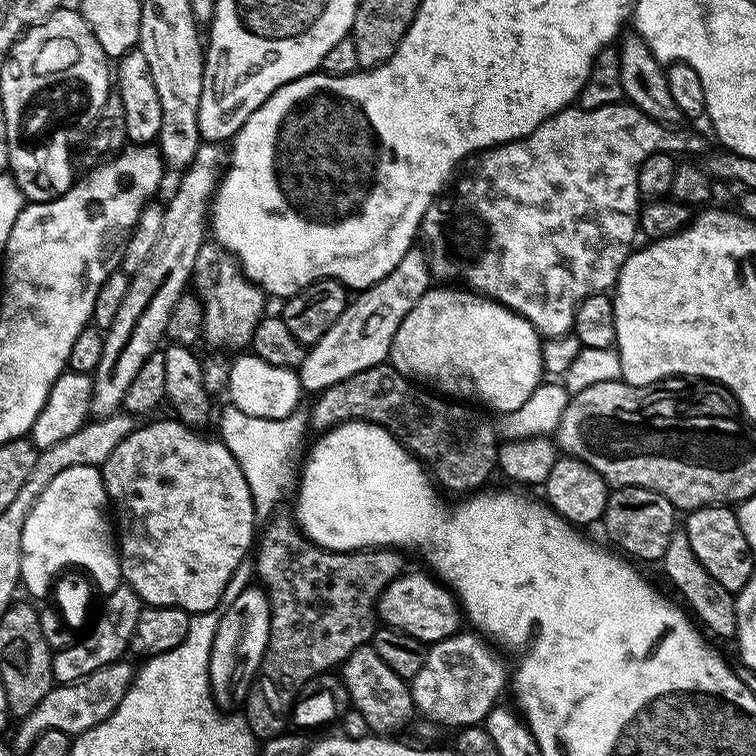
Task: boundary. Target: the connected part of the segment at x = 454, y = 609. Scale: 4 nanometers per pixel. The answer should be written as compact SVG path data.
M405 570L393 578L390 586L386 586L378 598L376 614L383 627L410 634L410 638L418 638L426 646L431 646L461 631L462 613L452 591L435 576L424 572Z

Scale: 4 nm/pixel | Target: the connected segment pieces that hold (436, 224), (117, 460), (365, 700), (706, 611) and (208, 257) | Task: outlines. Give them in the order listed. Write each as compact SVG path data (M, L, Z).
M627 102L598 106L597 108L566 107L558 114L543 120L523 140L512 140L508 144L498 144L494 148L481 151L475 157L475 160L477 159L476 165L456 185L453 183L447 191L432 201L424 214L418 231L422 237L423 247L426 249L431 275L440 282L459 282L471 291L487 296L489 300L496 300L499 304L505 304L519 316L530 321L541 337L565 336L572 332L572 323L578 305L594 294L608 292L615 285L622 266L634 251L642 207L642 197L638 190L638 170L642 166L642 162L646 162L646 158L650 158L650 154L655 152L671 152L673 154L702 152L704 154L709 151L709 148L706 137L688 136L684 126L669 126L662 122L654 122L654 118L642 114L642 110L638 110L633 104Z
M171 419L156 420L153 424L142 425L141 428L140 425L133 427L132 433L122 442L118 442L118 446L114 446L114 454L110 454L110 458L106 458L106 462L102 465L104 485L108 491L111 507L114 509L114 524L118 529L120 575L123 583L127 587L133 588L138 594L140 601L145 605L174 606L189 614L211 612L221 607L224 591L226 590L226 582L230 582L234 570L238 570L238 566L245 563L247 556L244 555L247 552L249 555L253 551L254 541L258 536L256 507L252 501L250 486L246 486L246 474L242 474L242 466L238 466L234 454L230 454L230 450L224 444L224 441L219 438L211 440L210 437L203 436L200 433L203 431L189 426L179 419Z
M371 643L363 644L360 648L356 648L345 658L342 665L342 679L348 698L353 709L360 711L360 716L369 724L371 731L376 734L396 734L399 728L404 728L408 724L408 719L414 716L412 707L412 689L409 681L403 680L398 674L394 674L394 670L390 670L390 666L386 666L386 662L382 662L382 658L378 658L378 650L372 648Z
M678 530L674 534L670 534L670 543L666 546L666 554L662 561L662 567L664 567L665 574L668 575L669 582L676 587L677 594L675 593L675 595L683 601L687 611L691 613L705 629L708 627L716 636L735 637L735 595L728 592L726 586L719 584L706 570L706 566L702 566L702 562L698 562L698 554L694 554L694 550L690 547L690 538L688 537L687 531Z
M205 242L202 250L198 250L198 262L192 271L190 284L202 302L202 314L204 315L203 343L205 345L208 343L212 348L247 349L252 342L254 326L258 326L258 322L266 314L266 308L264 308L266 294L253 280L246 278L246 274L236 262L236 257L215 242Z

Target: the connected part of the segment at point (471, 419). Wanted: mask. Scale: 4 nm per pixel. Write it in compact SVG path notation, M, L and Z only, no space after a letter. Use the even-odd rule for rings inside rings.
M391 363L351 374L313 400L316 401L310 407L310 424L313 429L317 428L317 433L323 434L348 420L367 420L382 426L430 469L431 479L445 493L471 494L483 489L489 483L488 475L497 471L497 425L491 424L482 413L468 408L472 406L467 403L425 390L419 383L403 376Z

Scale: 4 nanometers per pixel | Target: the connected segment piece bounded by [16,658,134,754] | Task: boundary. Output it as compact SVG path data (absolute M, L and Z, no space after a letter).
M124 658L115 660L107 668L94 670L94 674L86 674L86 678L78 682L56 684L52 687L50 694L46 694L46 698L42 698L42 702L38 702L38 706L34 706L34 710L30 710L30 714L19 721L16 748L20 754L27 753L28 748L38 738L38 734L46 730L62 730L69 734L79 734L110 718L110 714L114 714L114 710L122 702L126 690L132 684L134 668L126 661L127 659Z

